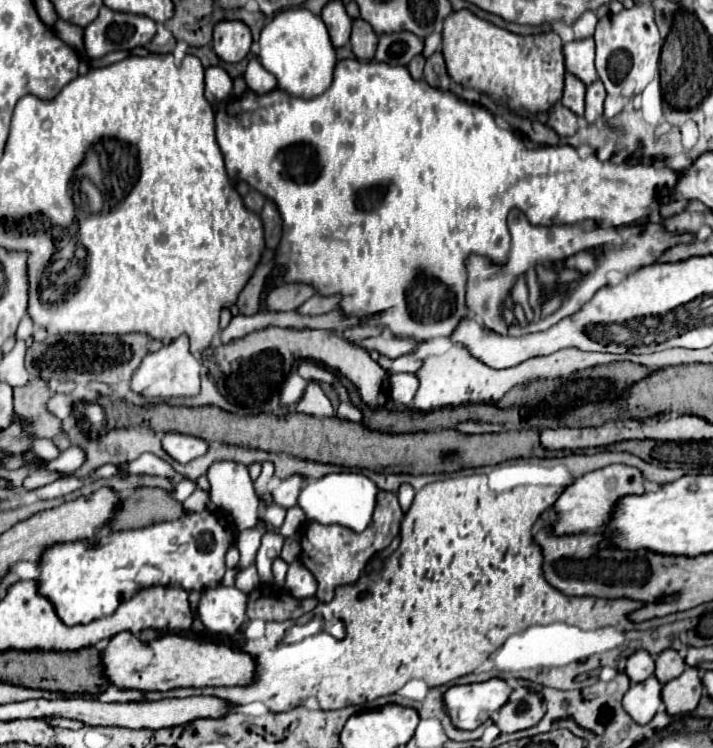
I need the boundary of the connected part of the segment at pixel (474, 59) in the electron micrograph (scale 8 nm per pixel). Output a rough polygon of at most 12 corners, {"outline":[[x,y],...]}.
{"outline":[[470,10],[444,20],[462,88],[548,112],[562,98],[556,32],[524,36]]}

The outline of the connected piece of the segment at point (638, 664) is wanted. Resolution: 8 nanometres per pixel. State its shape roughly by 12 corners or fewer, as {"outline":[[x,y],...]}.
{"outline":[[646,650],[628,658],[630,682],[644,682],[654,674],[654,658]]}

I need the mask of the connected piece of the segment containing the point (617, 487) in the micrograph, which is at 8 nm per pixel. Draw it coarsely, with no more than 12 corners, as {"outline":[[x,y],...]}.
{"outline":[[612,464],[570,484],[554,534],[598,532],[612,506],[644,494],[638,468]]}

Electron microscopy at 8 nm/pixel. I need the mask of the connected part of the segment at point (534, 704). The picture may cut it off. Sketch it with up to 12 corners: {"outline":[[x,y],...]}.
{"outline":[[542,698],[508,700],[494,716],[502,732],[536,726],[546,710]]}

